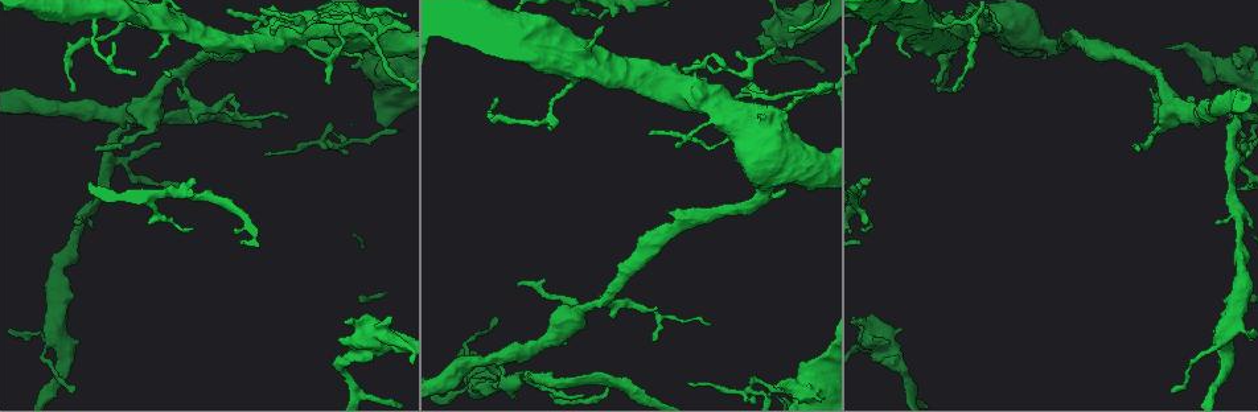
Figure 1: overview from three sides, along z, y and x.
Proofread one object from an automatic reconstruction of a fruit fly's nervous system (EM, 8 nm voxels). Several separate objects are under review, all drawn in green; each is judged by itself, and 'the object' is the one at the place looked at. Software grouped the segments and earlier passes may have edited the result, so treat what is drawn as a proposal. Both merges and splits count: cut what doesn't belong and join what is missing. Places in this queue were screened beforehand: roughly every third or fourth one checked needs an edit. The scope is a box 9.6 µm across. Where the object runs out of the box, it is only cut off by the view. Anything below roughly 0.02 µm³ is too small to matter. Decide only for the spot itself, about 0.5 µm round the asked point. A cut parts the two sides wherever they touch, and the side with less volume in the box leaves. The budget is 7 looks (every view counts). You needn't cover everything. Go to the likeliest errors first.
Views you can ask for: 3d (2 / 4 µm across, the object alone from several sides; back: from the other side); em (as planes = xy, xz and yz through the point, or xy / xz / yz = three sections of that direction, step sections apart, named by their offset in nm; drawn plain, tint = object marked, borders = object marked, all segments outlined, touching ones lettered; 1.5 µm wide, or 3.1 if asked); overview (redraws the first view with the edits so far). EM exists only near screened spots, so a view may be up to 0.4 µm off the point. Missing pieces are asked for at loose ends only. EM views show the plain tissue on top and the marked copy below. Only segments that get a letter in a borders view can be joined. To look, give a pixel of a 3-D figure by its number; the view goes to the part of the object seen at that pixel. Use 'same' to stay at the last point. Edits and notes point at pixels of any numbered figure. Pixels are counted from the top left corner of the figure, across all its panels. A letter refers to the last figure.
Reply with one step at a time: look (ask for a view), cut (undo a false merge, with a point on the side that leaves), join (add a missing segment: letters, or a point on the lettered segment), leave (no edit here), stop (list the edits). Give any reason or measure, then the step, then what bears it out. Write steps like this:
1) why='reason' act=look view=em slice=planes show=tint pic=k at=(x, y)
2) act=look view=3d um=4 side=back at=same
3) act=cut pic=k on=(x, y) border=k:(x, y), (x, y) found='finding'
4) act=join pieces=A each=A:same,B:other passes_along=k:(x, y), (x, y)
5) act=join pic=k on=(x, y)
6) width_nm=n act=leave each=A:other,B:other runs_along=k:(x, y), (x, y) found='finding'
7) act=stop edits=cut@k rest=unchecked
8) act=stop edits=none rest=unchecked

why='free end' act=look view=em slice=planes show=tint pic=1 at=(869, 180)

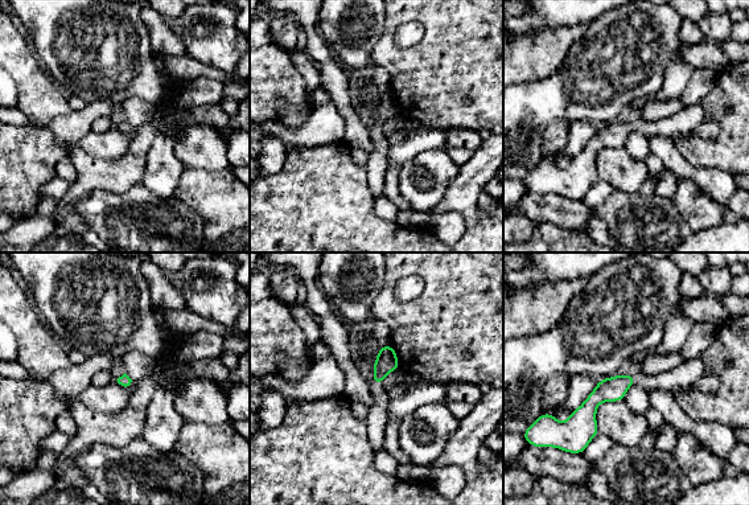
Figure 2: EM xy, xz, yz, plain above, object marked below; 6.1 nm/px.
why='see the neighbours' act=look view=em slice=planes show=borders at=same

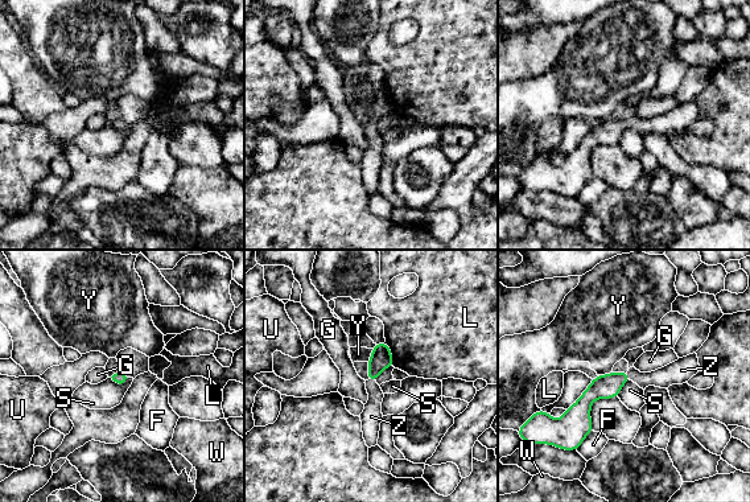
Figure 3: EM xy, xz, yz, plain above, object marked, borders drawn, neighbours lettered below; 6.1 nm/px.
act=join pieces=Z each=F:other,G:other,L:other,S:other,U:other,W:other,Y:other,Z:same passes_along=3:(380, 358), (371, 381), (371, 416) found='it goes on there'

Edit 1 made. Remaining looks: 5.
why='small branch off a trunk' act=look view=em slice=planes show=tint pic=1 at=(935, 25)

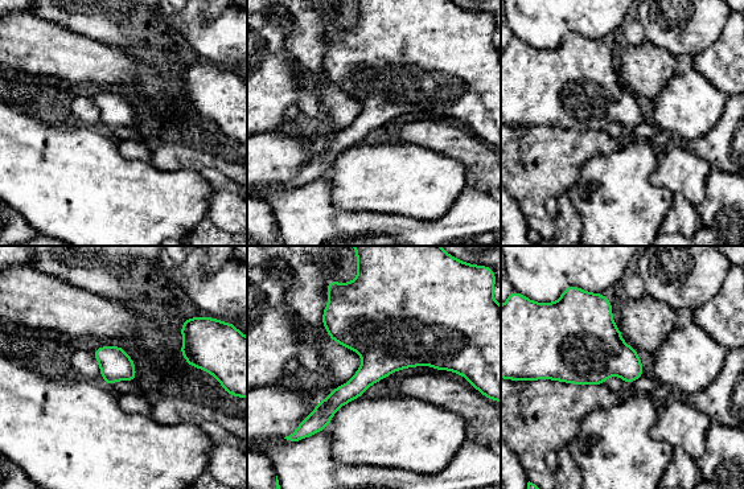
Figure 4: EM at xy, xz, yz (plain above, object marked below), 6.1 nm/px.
act=look view=em slice=planes show=borders at=same

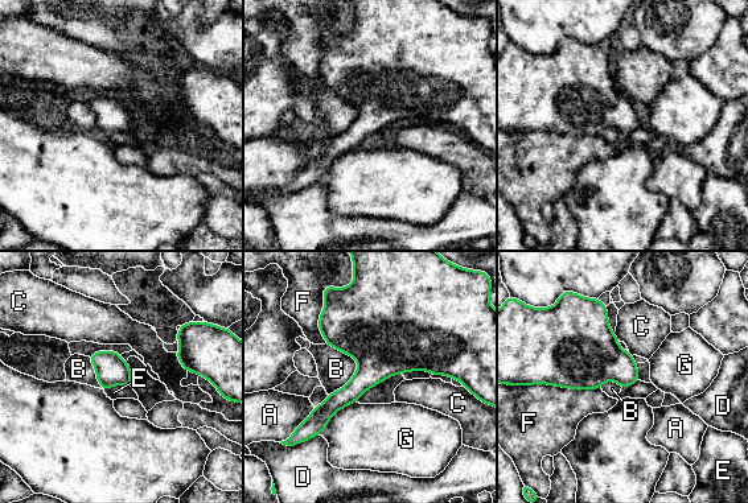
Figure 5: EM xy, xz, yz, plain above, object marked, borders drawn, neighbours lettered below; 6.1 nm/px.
act=leave each=A:other,B:other,C:other,D:other,E:other,F:other,G:other border=5:(130, 386), (110, 386), (105, 391) found='all the same neuron'

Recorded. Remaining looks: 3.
why='an open end' act=look view=em slice=planes show=borders pic=1 at=(339, 341)

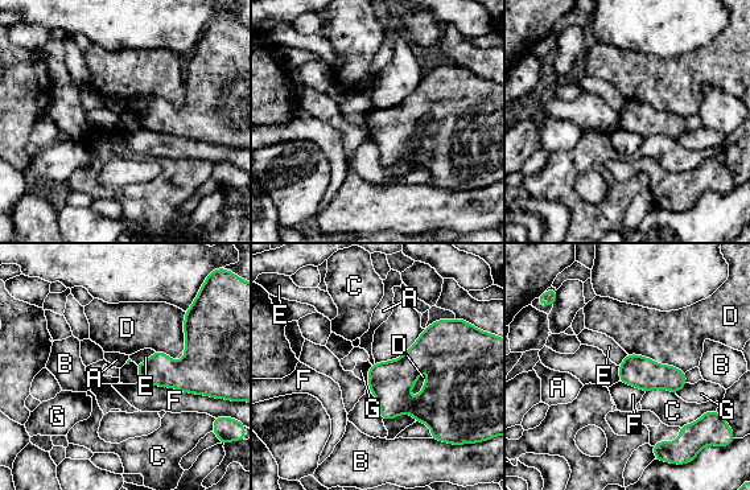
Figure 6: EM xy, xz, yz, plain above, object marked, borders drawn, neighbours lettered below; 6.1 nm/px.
act=leave each=A:other,B:other,C:other,D:other,E:other,F:other,G:other border=6:(371, 365), (367, 373), (370, 392) found='none of them fits'

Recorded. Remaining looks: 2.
act=stop edits=join@3 rest=unchecked

